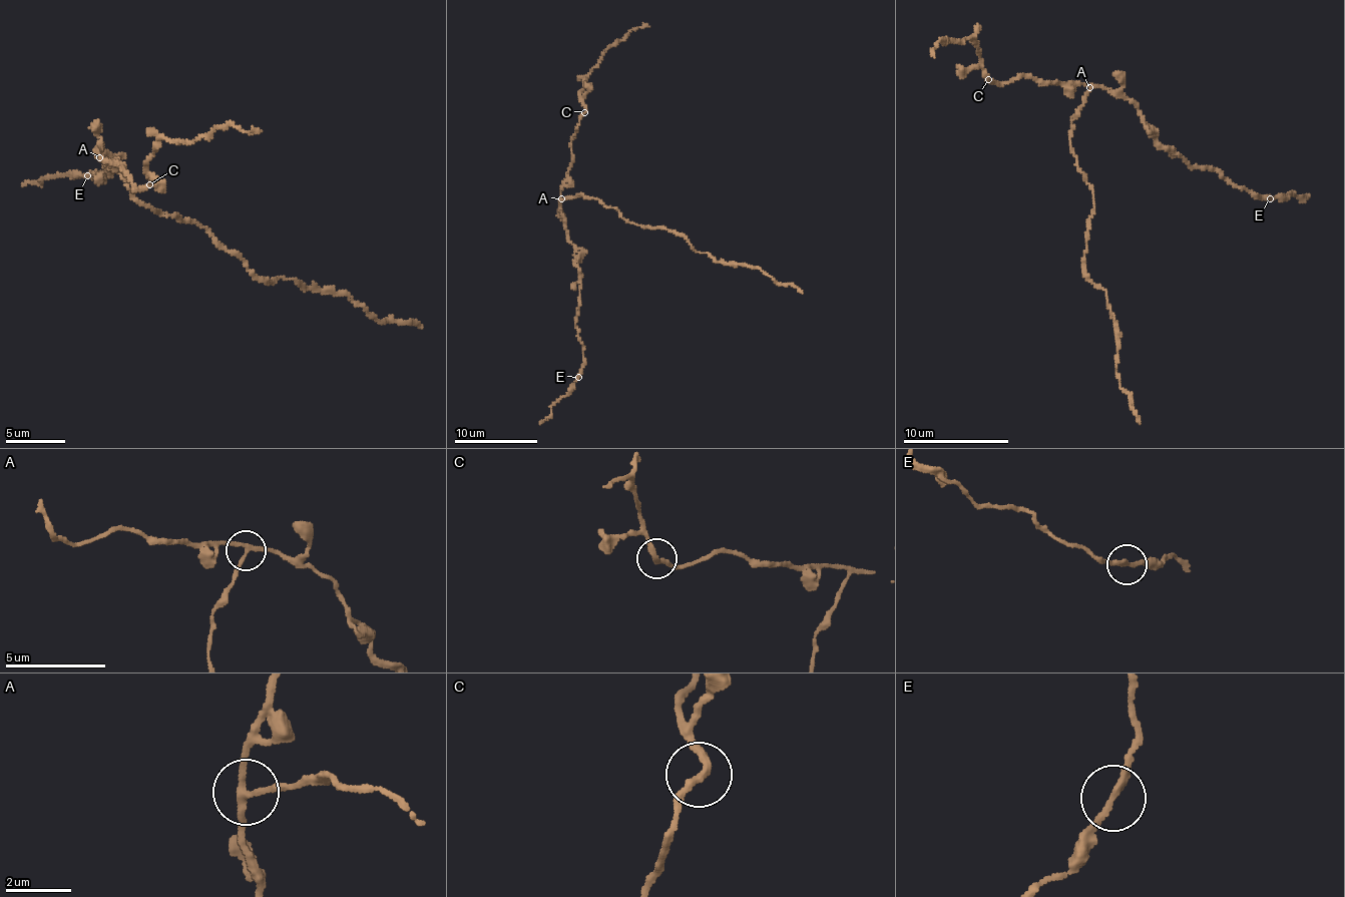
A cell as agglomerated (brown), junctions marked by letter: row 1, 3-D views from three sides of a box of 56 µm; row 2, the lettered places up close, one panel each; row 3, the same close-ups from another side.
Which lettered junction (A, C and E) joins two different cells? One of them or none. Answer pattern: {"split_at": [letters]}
{"split_at": ["A"]}

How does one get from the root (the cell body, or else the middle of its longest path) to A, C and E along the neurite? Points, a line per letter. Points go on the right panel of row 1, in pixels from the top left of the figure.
A: (1076, 113), (1089, 87)
C: (1076, 113), (1090, 89), (1087, 85), (1036, 82), (1023, 76), (1010, 82), (988, 79)
E: (1076, 113), (1092, 87), (1125, 93), (1136, 103), (1152, 137), (1189, 165), (1214, 168), (1234, 185), (1270, 198)

